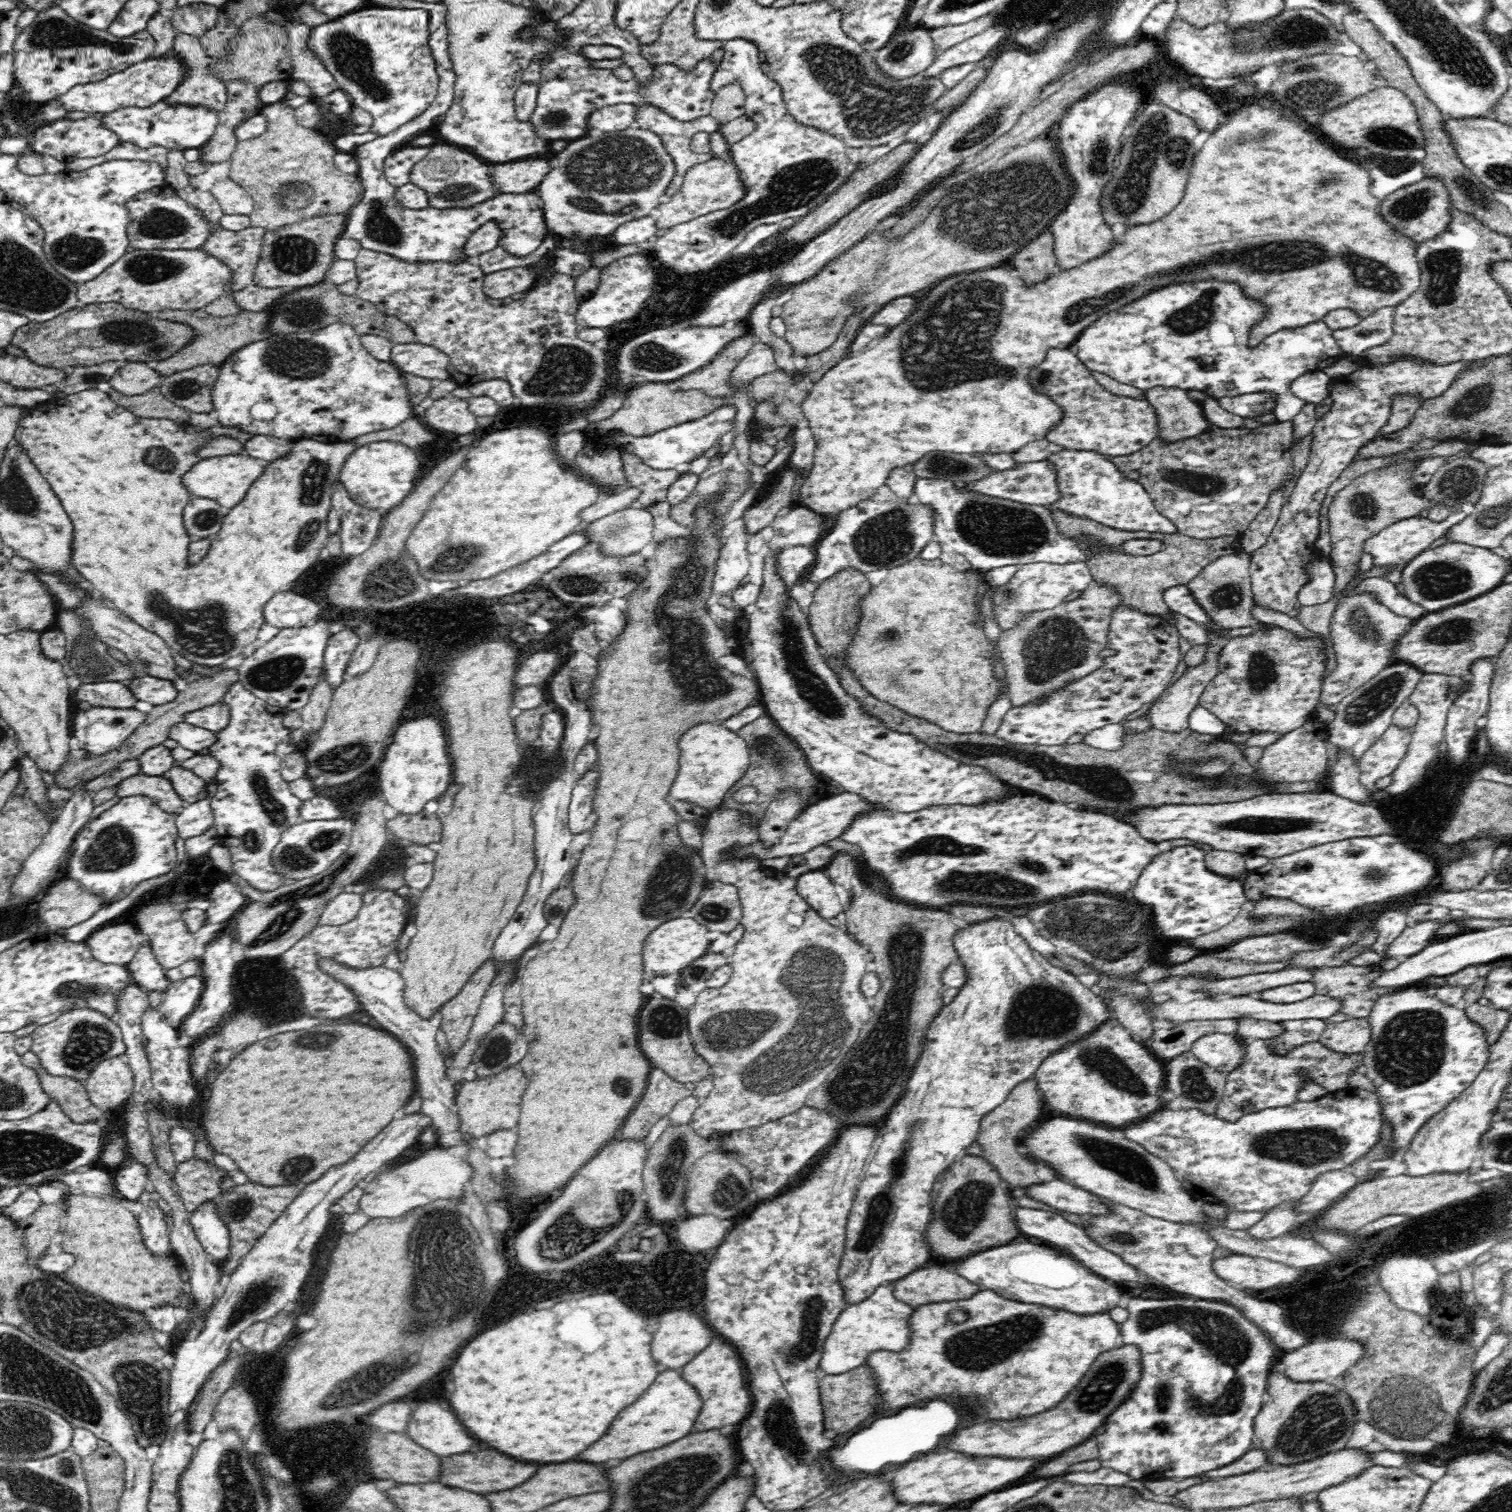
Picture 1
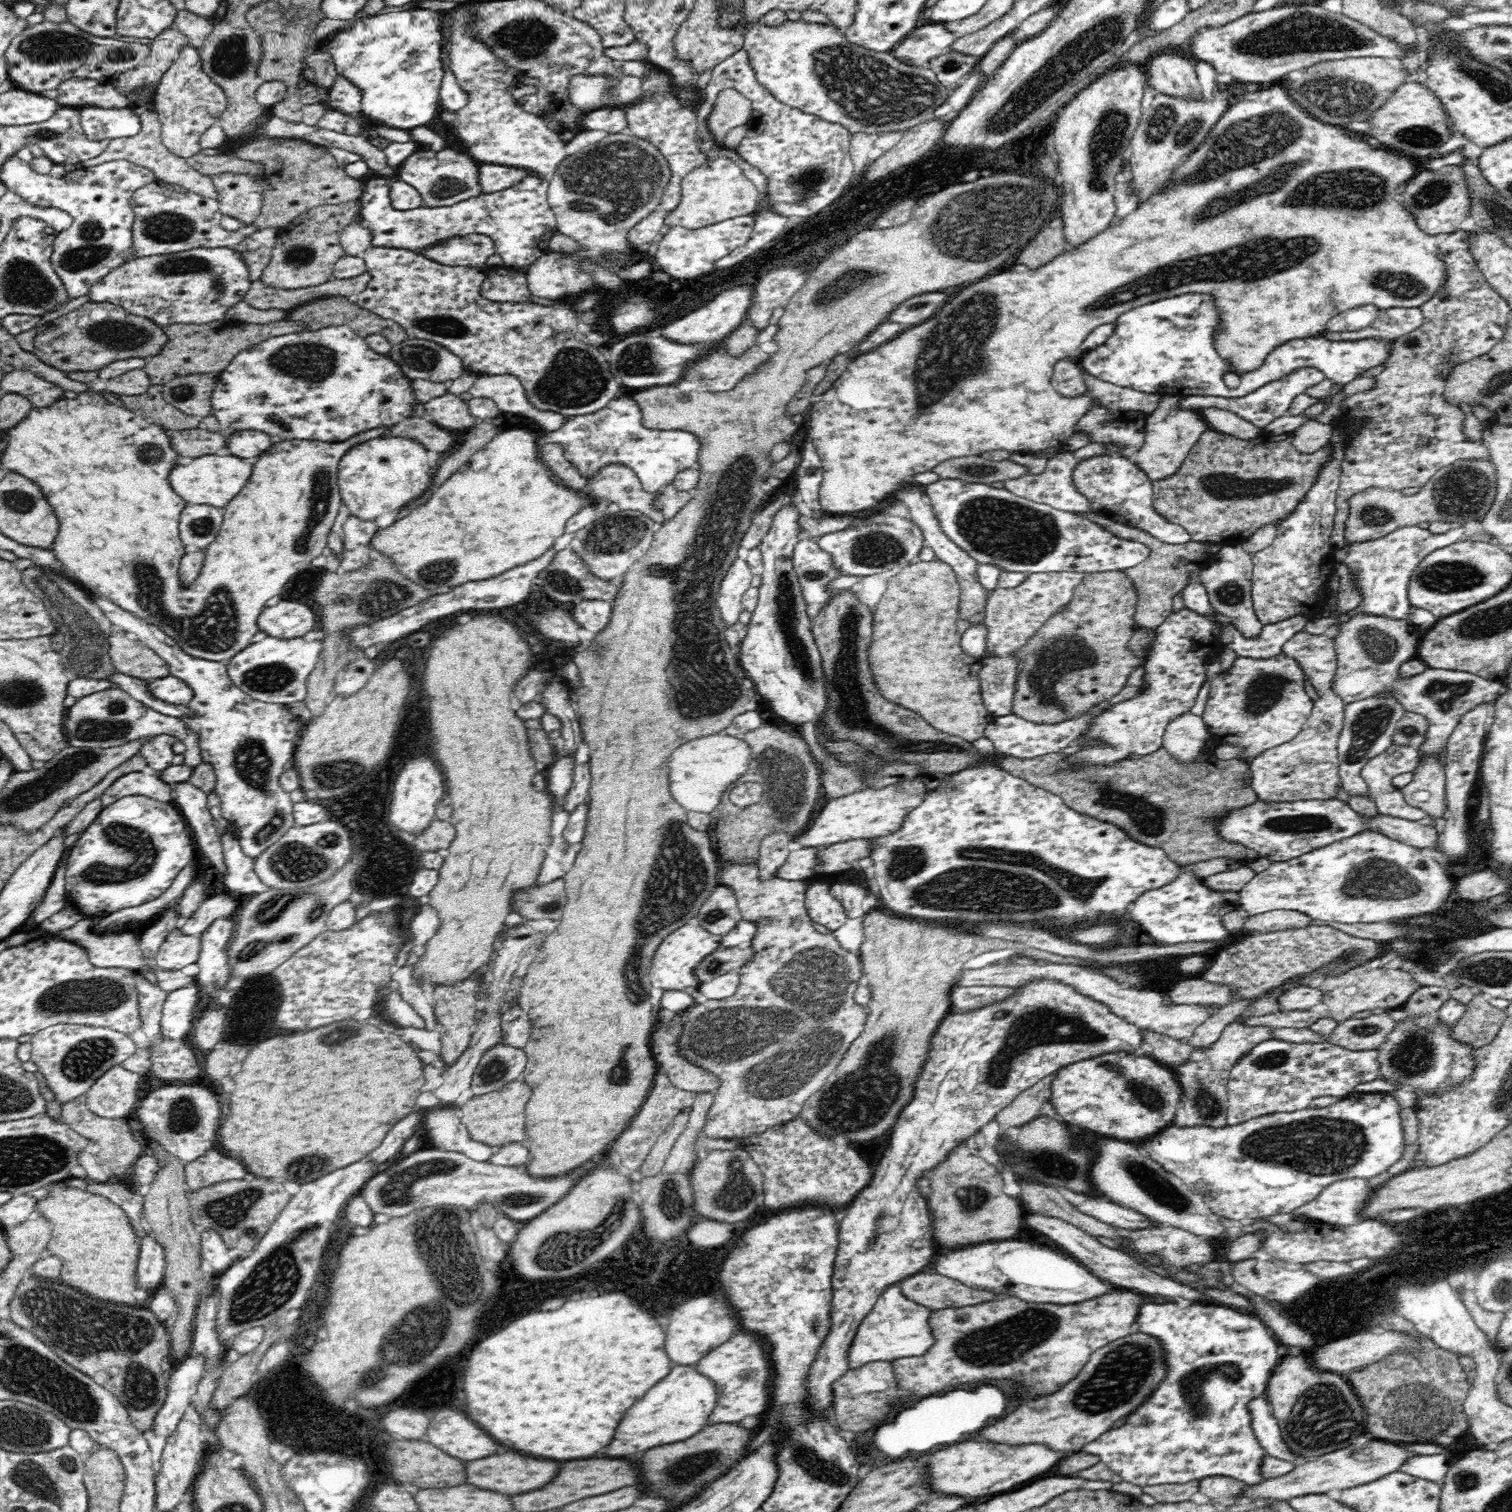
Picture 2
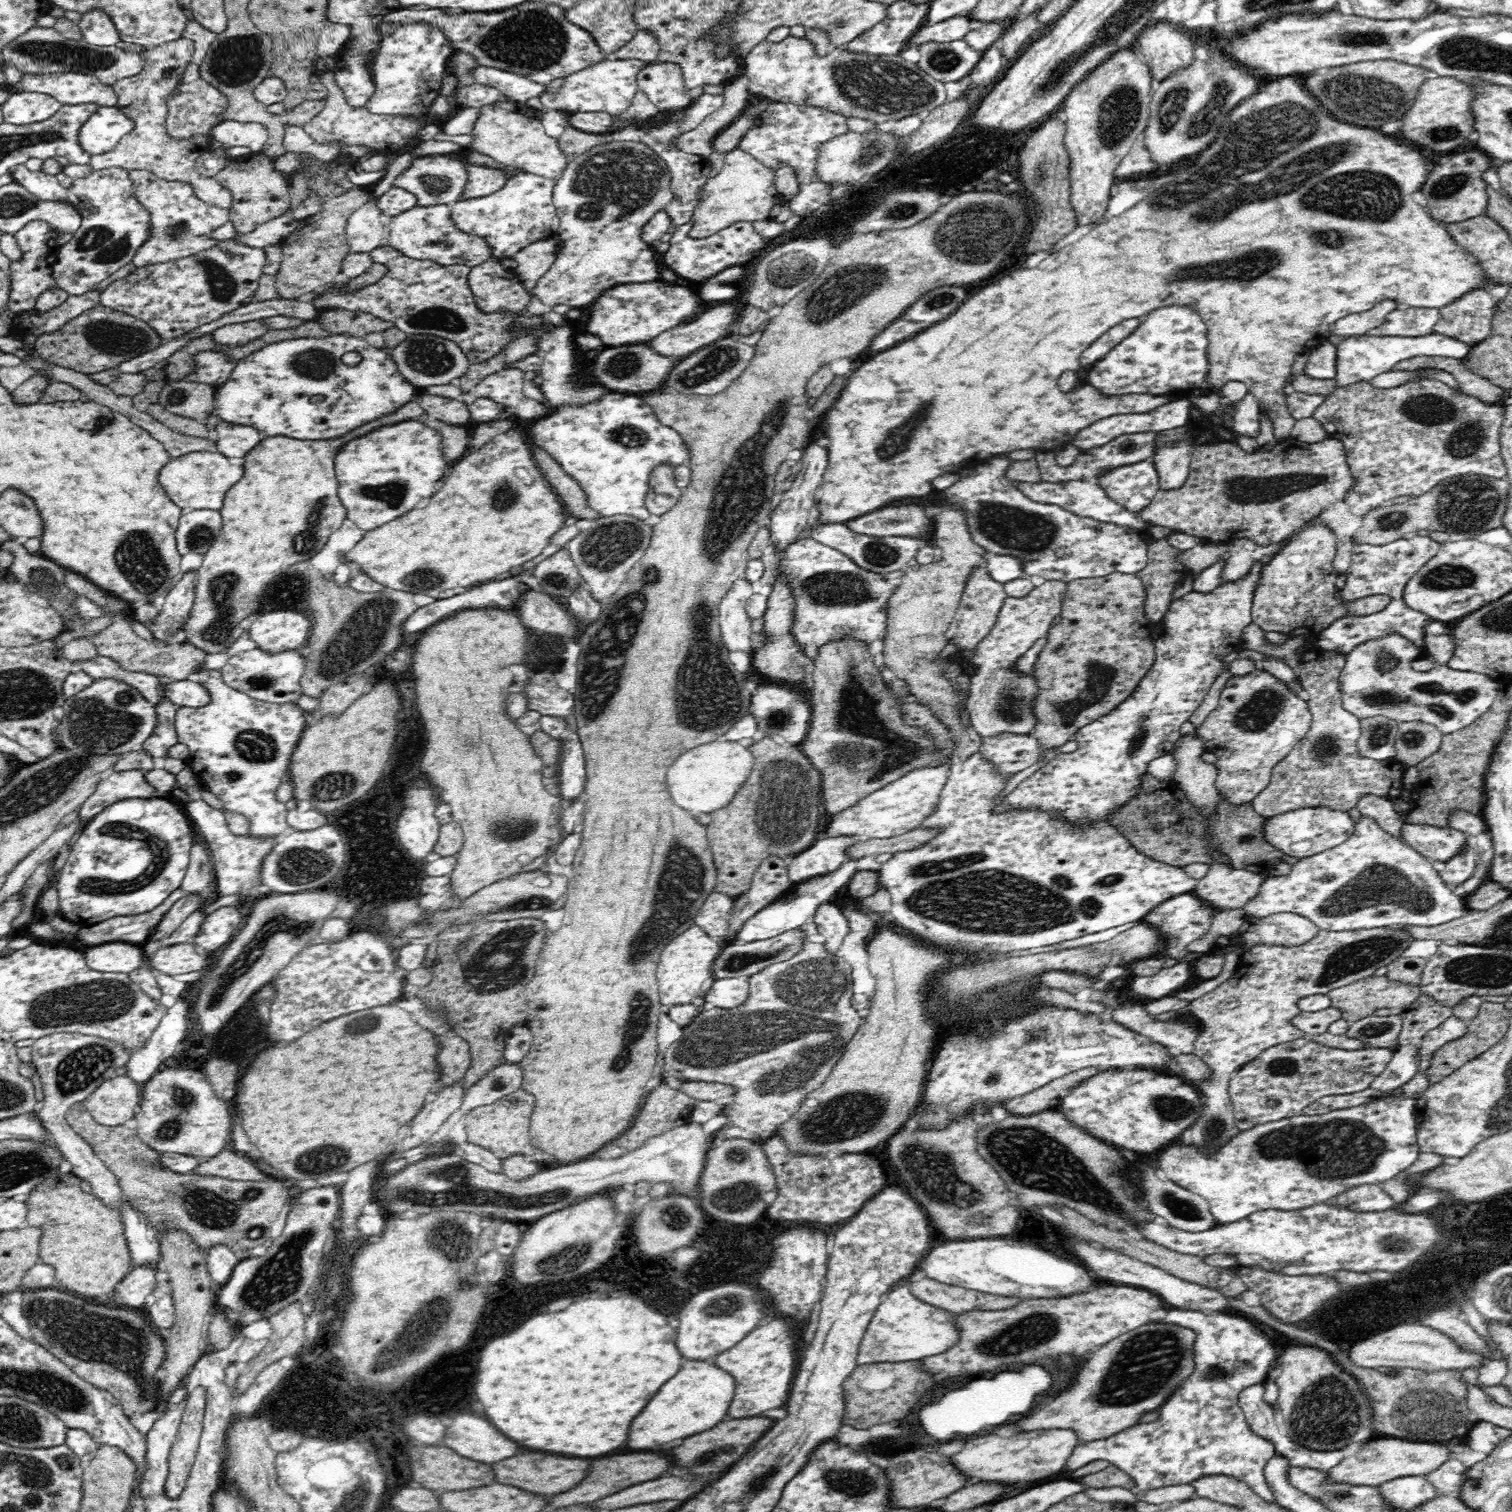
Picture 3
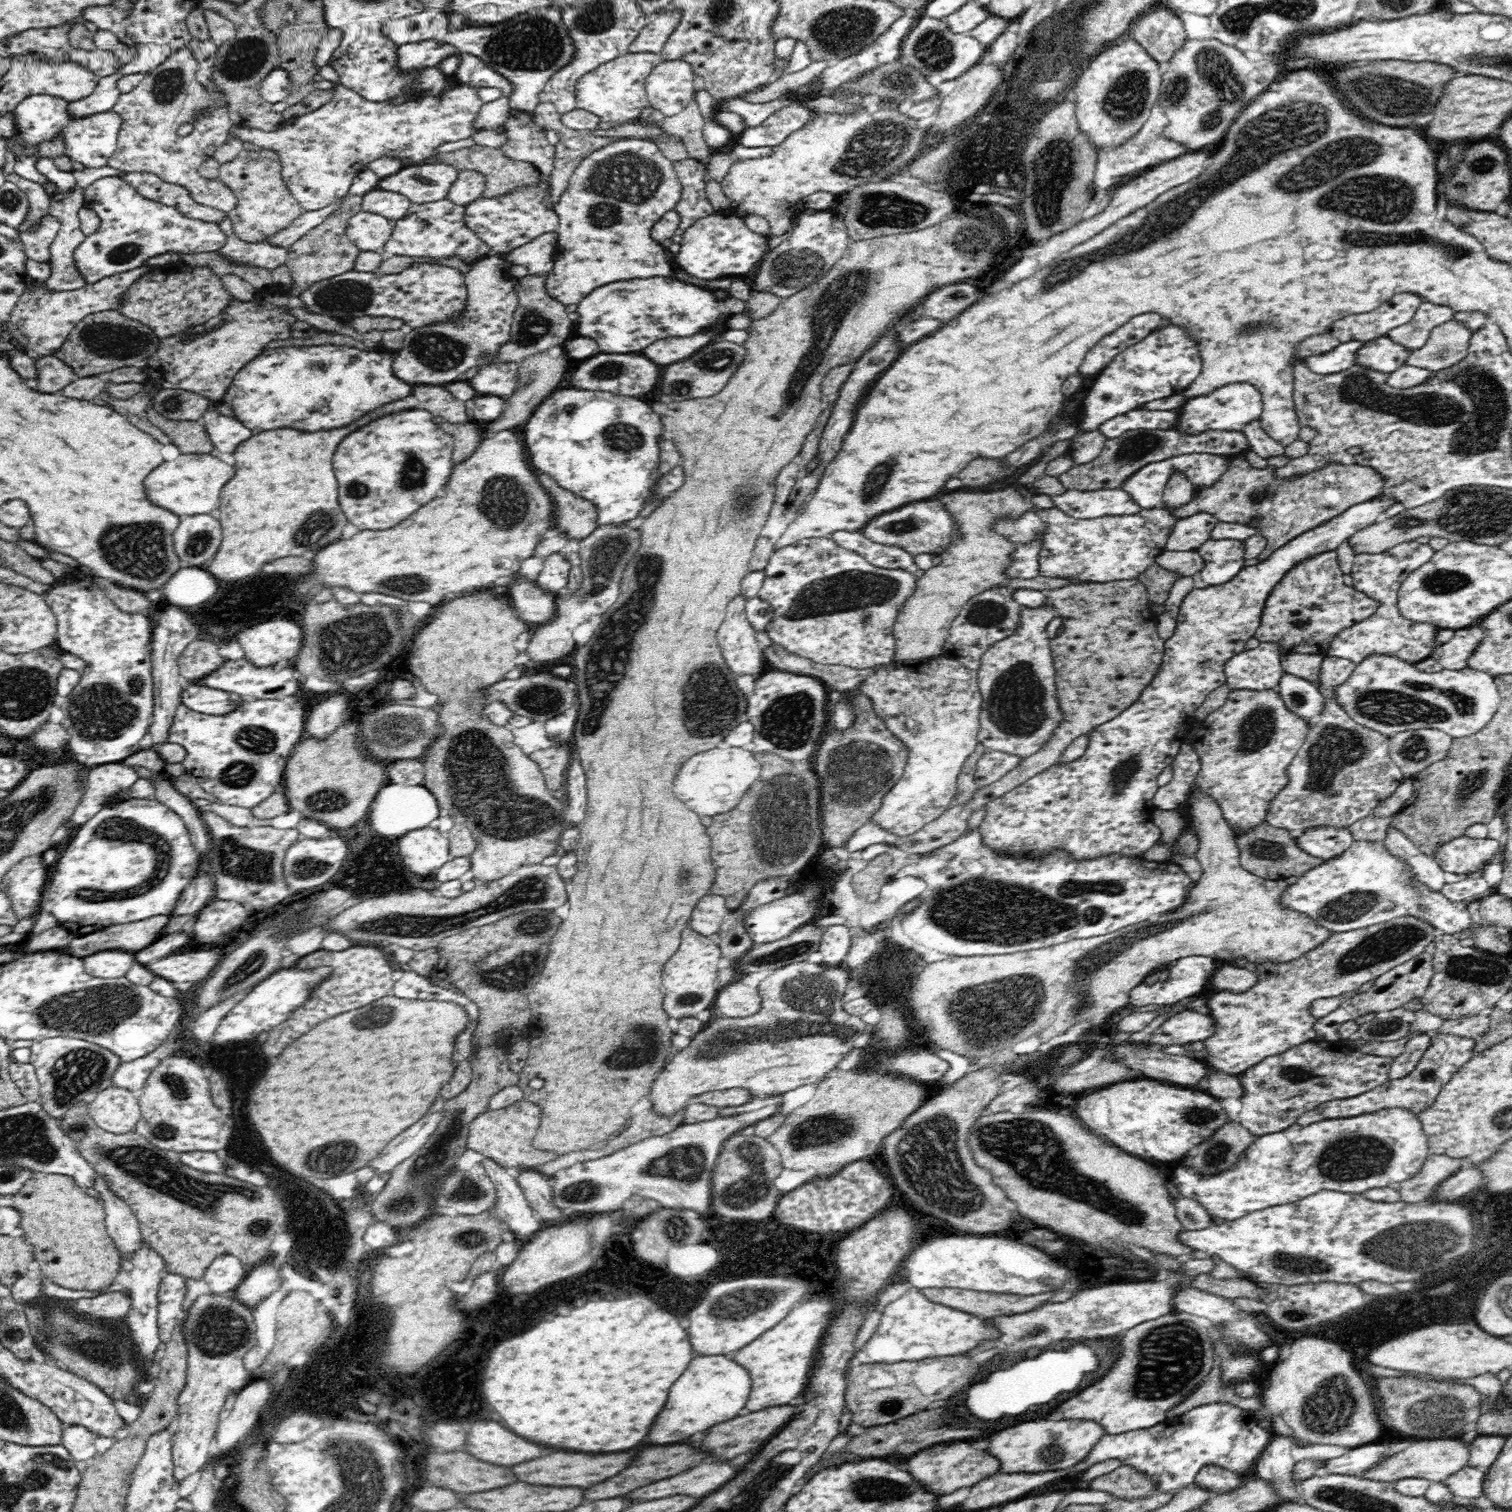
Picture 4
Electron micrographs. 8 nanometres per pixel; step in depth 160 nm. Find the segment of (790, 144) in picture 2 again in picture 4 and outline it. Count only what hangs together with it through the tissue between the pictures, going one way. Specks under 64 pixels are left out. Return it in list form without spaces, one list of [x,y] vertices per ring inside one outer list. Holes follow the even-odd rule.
[[[794,102],[772,114],[758,128],[747,128],[741,134],[740,142],[748,148],[760,146],[778,146],[786,140],[786,136],[803,128],[813,120],[814,112],[805,104]]]

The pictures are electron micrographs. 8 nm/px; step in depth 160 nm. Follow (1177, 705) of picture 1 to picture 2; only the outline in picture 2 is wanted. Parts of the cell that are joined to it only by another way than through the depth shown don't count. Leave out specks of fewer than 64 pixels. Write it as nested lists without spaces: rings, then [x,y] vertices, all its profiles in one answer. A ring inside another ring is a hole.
[[[1192,712],[1177,716],[1165,728],[1163,747],[1172,759],[1184,765],[1197,763],[1212,738],[1201,716]]]

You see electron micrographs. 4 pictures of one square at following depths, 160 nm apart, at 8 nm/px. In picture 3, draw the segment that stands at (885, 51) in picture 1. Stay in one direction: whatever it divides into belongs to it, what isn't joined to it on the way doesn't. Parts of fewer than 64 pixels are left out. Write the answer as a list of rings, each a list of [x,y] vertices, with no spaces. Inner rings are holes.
[[[968,15],[956,16],[949,20],[941,21],[939,24],[934,24],[930,28],[922,26],[911,38],[909,44],[916,43],[920,46],[930,40],[942,43],[944,41],[963,39],[970,32],[971,21],[972,19]]]

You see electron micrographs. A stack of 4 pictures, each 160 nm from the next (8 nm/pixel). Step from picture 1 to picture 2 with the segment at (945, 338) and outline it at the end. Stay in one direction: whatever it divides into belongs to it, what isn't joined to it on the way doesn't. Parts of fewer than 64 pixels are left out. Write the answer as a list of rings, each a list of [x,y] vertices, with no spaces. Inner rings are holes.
[[[1272,86],[1268,90],[1260,90],[1260,96],[1256,100],[1240,100],[1238,104],[1230,105],[1226,112],[1223,112],[1222,118],[1218,120],[1218,123],[1212,128],[1210,134],[1208,134],[1207,139],[1190,155],[1188,159],[1184,160],[1178,168],[1175,168],[1174,172],[1170,176],[1170,182],[1166,186],[1162,186],[1160,190],[1156,190],[1152,196],[1148,196],[1148,200],[1138,205],[1136,210],[1128,213],[1124,218],[1118,218],[1118,222],[1112,222],[1108,228],[1105,228],[1096,236],[1092,236],[1090,240],[1078,246],[1073,246],[1068,248],[1062,254],[1056,256],[1056,259],[1049,261],[1047,264],[1041,265],[1036,268],[1036,270],[1026,270],[1026,272],[1002,272],[1002,274],[996,274],[996,276],[990,276],[986,280],[980,280],[964,290],[960,290],[934,318],[930,318],[928,322],[920,324],[920,326],[914,326],[906,332],[902,332],[898,338],[894,338],[892,342],[888,341],[888,344],[868,351],[868,354],[864,353],[864,356],[852,361],[852,364],[848,364],[847,369],[844,371],[844,374],[835,380],[835,383],[824,393],[821,394],[822,398],[819,402],[811,404],[806,413],[808,418],[808,423],[810,425],[809,434],[810,440],[815,445],[816,451],[819,454],[820,461],[823,469],[823,478],[822,484],[820,486],[820,505],[822,505],[822,510],[824,510],[828,515],[850,515],[852,512],[860,512],[868,510],[874,507],[882,498],[888,498],[892,496],[896,490],[900,490],[904,484],[906,484],[906,478],[908,476],[914,476],[914,474],[920,474],[920,472],[926,472],[926,470],[932,470],[936,468],[940,462],[944,462],[946,458],[958,458],[958,456],[978,456],[982,452],[990,452],[990,450],[1009,450],[1010,452],[1016,453],[1026,453],[1026,452],[1036,452],[1038,450],[1044,450],[1046,448],[1052,448],[1060,446],[1065,442],[1065,440],[1075,432],[1075,428],[1079,425],[1080,419],[1087,415],[1087,412],[1090,409],[1093,409],[1096,405],[1104,407],[1110,411],[1110,413],[1116,411],[1134,411],[1142,412],[1149,415],[1151,412],[1155,411],[1155,408],[1160,406],[1162,395],[1148,394],[1143,392],[1138,392],[1132,390],[1131,388],[1124,388],[1116,386],[1112,383],[1107,383],[1088,372],[1082,374],[1082,379],[1084,380],[1084,385],[1086,385],[1086,392],[1084,394],[1078,394],[1078,396],[1062,396],[1055,388],[1052,388],[1052,375],[1054,372],[1054,366],[1058,361],[1064,359],[1070,359],[1076,361],[1080,359],[1080,353],[1078,352],[1079,346],[1086,340],[1086,337],[1090,332],[1092,332],[1097,326],[1103,324],[1110,324],[1116,322],[1117,318],[1120,315],[1123,315],[1125,312],[1131,311],[1133,308],[1142,306],[1143,304],[1150,304],[1159,300],[1164,300],[1168,297],[1180,296],[1182,294],[1188,294],[1188,292],[1202,293],[1202,294],[1212,294],[1212,299],[1214,299],[1214,305],[1216,305],[1216,311],[1218,311],[1218,326],[1216,326],[1215,337],[1215,349],[1218,355],[1228,363],[1228,372],[1236,373],[1241,375],[1244,373],[1249,373],[1255,370],[1258,370],[1267,359],[1267,356],[1275,352],[1275,348],[1282,346],[1283,344],[1290,343],[1294,339],[1307,339],[1311,336],[1324,335],[1327,332],[1327,322],[1336,315],[1339,315],[1341,312],[1364,306],[1366,304],[1373,304],[1377,308],[1387,309],[1387,308],[1416,308],[1420,307],[1423,304],[1426,304],[1444,285],[1447,281],[1447,270],[1446,263],[1444,263],[1444,258],[1441,258],[1439,254],[1439,245],[1436,235],[1426,234],[1423,230],[1420,230],[1418,223],[1416,222],[1415,216],[1403,205],[1402,200],[1400,199],[1401,194],[1398,192],[1398,187],[1410,182],[1416,174],[1418,174],[1416,163],[1414,159],[1408,155],[1395,154],[1391,151],[1381,148],[1375,142],[1372,142],[1366,138],[1363,134],[1358,134],[1357,132],[1352,132],[1344,127],[1338,127],[1337,125],[1327,124],[1323,121],[1318,121],[1316,118],[1309,115],[1309,113],[1300,105],[1296,104],[1295,100],[1292,100],[1291,95],[1287,90],[1284,90],[1282,86]]]

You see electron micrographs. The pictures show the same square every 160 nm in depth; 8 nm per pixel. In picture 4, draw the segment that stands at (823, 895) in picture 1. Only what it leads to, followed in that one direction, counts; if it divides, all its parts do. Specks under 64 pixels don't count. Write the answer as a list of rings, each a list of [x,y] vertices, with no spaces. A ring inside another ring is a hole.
[[[843,925],[825,927],[819,951],[822,953],[822,966],[825,966],[827,973],[831,968],[841,967],[844,958],[850,952],[852,939],[850,931]]]

